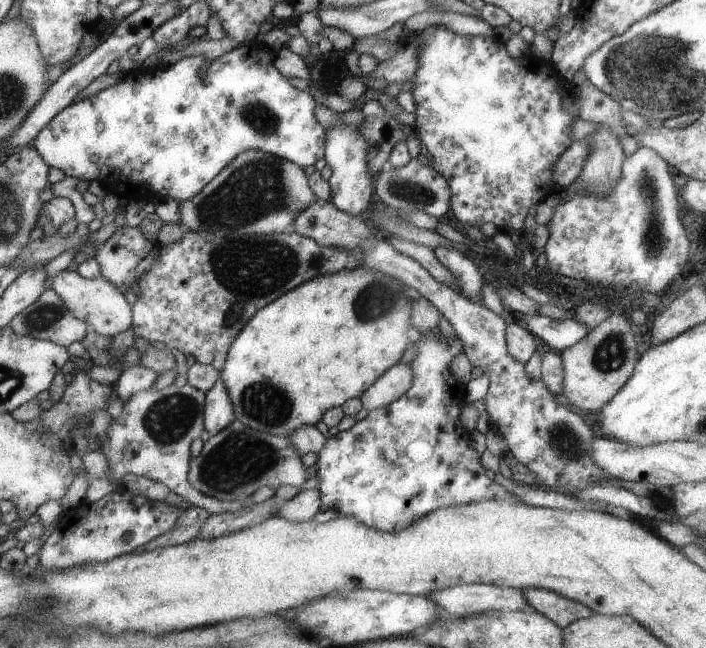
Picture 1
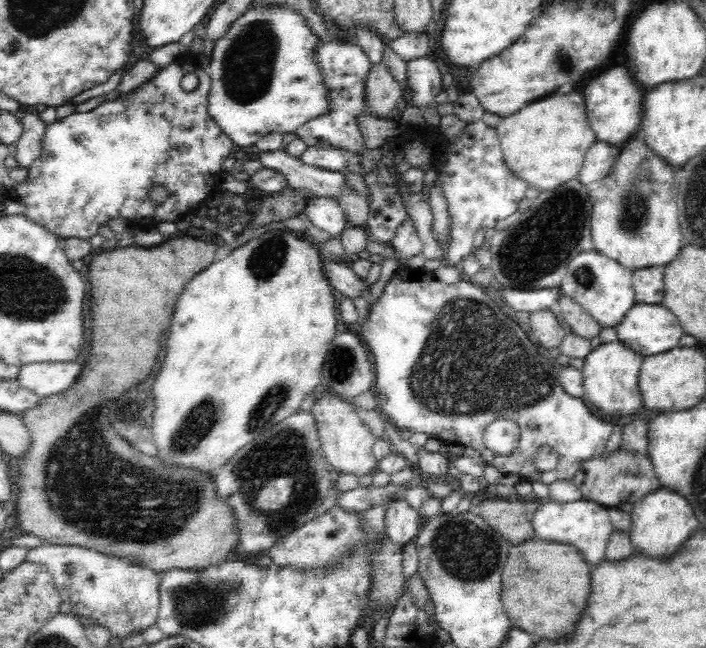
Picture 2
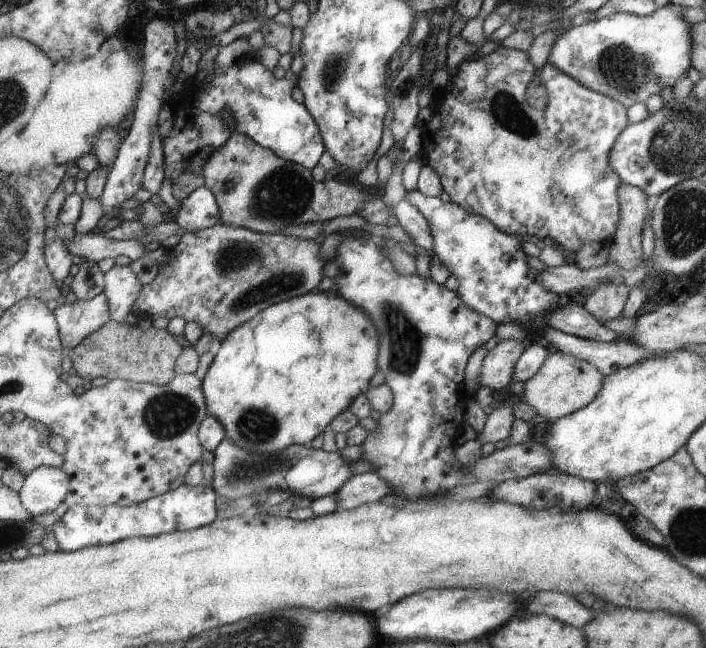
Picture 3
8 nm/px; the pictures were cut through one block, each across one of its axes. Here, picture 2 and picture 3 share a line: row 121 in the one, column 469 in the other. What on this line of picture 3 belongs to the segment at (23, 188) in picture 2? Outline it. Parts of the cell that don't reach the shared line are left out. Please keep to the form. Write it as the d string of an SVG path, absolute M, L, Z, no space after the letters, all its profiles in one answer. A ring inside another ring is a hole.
M498 47L495 51L484 56L477 55L477 51L474 54L465 56L457 64L457 68L454 74L449 77L447 84L433 93L431 103L427 106L427 109L430 111L429 120L419 127L422 160L424 164L429 165L437 173L442 190L449 195L450 201L453 204L460 205L462 209L465 209L465 212L473 214L473 216L485 217L485 220L489 220L501 232L508 233L509 235L521 235L526 239L533 239L538 243L545 236L549 236L549 238L553 238L559 246L563 246L571 254L575 254L581 246L589 242L597 242L597 244L601 243L602 245L610 243L612 236L617 230L617 224L620 223L620 203L617 196L620 177L616 175L616 172L613 172L612 165L609 164L609 152L615 146L617 135L627 126L624 105L619 104L612 97L603 96L601 93L585 88L584 85L573 80L571 76L567 76L565 72L559 72L557 68L553 68L553 64L546 62L537 70L532 62L528 60L528 53L525 51L513 49L505 52L505 47ZM536 75L541 81L543 88L545 88L545 94L547 94L547 104L542 110L536 110L533 106L529 106L527 100L525 100L527 86L529 86L529 82ZM565 156L569 156L571 164L565 162L563 166L571 166L571 168L549 168L553 162L565 160Z

